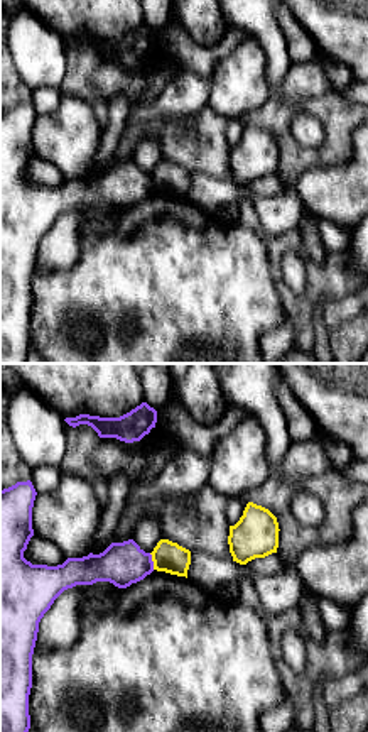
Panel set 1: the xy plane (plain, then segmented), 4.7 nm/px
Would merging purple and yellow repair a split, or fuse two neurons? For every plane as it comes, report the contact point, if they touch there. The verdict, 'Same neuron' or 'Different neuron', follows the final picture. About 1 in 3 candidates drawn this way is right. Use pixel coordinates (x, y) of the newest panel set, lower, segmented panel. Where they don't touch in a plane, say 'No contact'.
Touches purple at (152, 562)

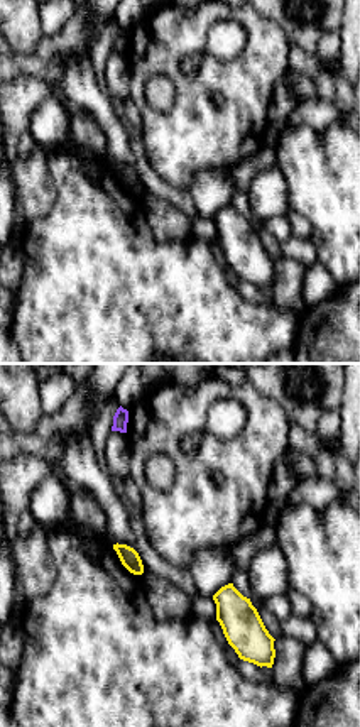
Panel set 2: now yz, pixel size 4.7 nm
No contact

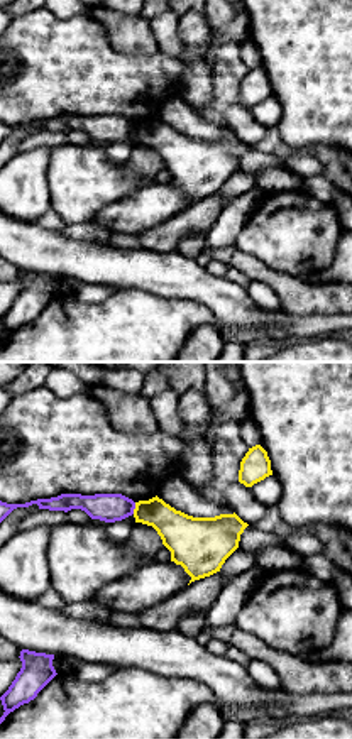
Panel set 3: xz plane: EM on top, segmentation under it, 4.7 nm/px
Touches purple at (134, 508)

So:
Different neuron

